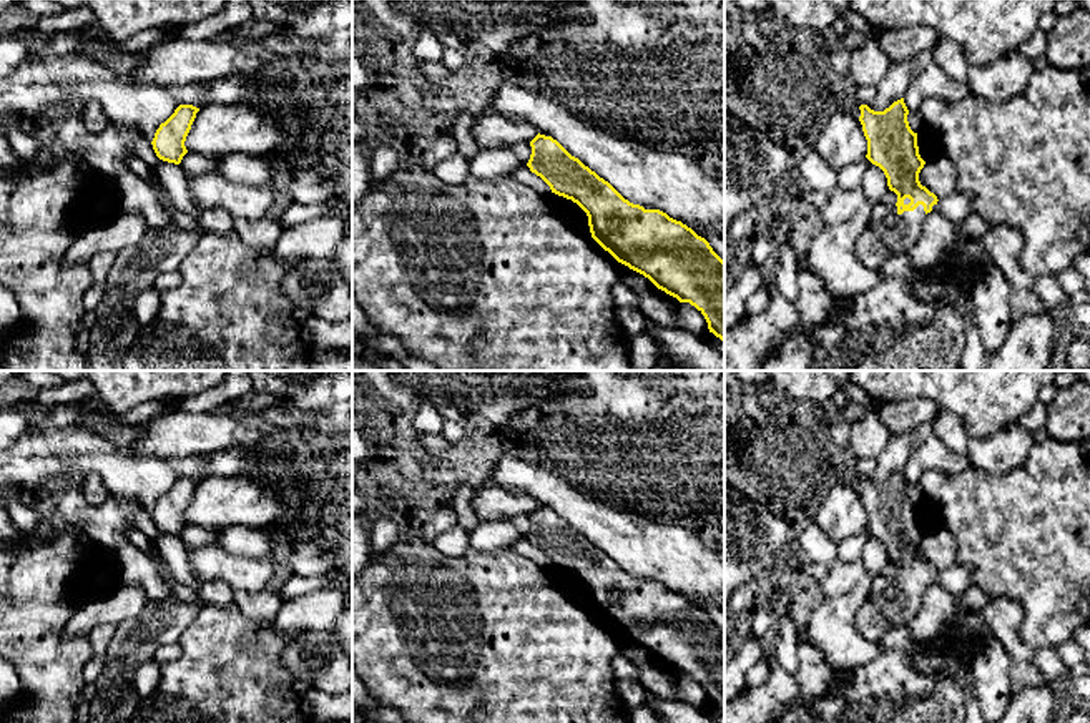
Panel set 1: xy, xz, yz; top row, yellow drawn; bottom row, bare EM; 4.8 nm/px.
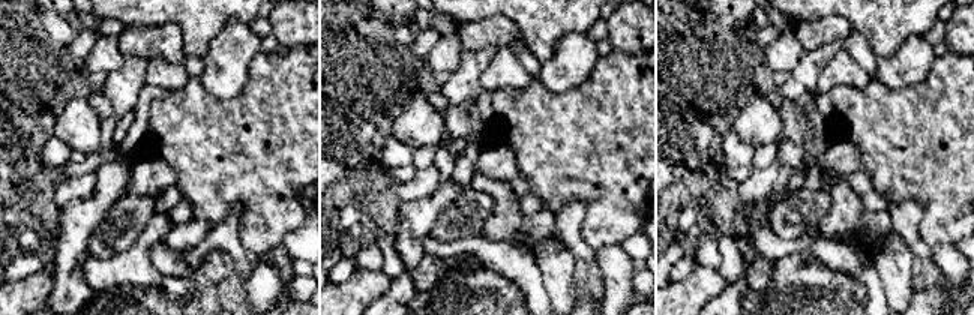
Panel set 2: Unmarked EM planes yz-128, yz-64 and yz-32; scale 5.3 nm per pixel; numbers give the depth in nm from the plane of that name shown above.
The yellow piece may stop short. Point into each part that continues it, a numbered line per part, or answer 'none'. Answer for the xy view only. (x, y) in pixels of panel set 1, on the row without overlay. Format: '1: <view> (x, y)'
none

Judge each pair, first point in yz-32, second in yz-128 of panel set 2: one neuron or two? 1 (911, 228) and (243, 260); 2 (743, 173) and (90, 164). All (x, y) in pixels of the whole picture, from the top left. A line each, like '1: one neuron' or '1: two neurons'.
1: one neuron
2: one neuron

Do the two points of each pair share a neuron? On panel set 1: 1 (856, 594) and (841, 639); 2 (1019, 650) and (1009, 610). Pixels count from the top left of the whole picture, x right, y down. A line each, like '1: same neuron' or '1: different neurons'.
1: same neuron
2: same neuron

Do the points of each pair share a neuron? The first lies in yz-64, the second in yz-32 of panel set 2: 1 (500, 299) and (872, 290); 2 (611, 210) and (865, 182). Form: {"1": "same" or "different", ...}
{"1": "different", "2": "different"}

